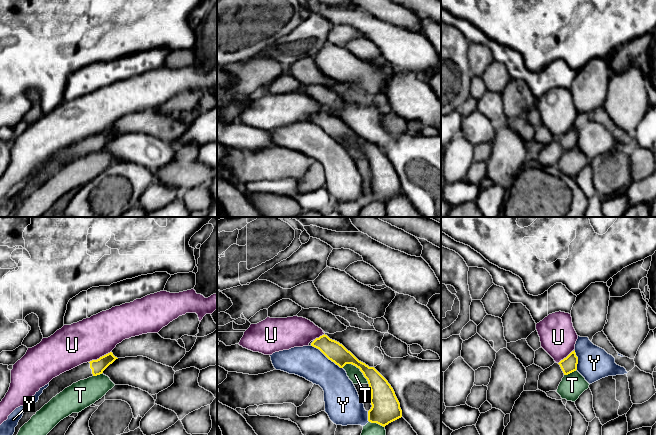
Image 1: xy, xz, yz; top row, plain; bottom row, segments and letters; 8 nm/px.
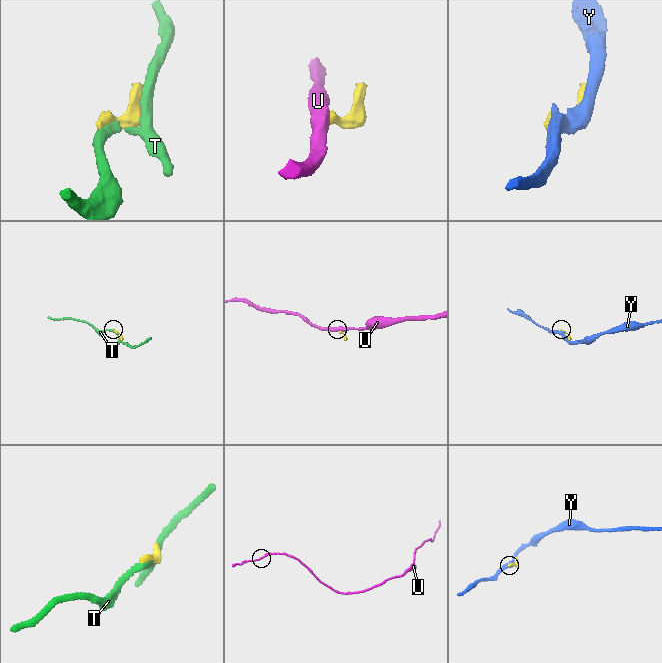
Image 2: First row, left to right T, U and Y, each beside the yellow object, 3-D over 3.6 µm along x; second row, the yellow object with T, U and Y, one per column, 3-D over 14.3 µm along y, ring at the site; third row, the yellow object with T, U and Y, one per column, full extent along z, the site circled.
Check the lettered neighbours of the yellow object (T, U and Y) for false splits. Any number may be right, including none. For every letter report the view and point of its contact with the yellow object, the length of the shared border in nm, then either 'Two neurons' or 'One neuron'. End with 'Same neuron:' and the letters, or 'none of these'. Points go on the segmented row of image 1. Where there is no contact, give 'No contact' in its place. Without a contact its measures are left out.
T: Touches yellow at xz (358, 367). Shared border 260 nm. Two neurons
U: Touches yellow at xy (100, 357). Shared border 200 nm. Two neurons
Y: Touches yellow at xz (326, 356). Shared border 320 nm. Two neurons
Same neuron: none of these

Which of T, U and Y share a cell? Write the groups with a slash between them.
T / U / Y

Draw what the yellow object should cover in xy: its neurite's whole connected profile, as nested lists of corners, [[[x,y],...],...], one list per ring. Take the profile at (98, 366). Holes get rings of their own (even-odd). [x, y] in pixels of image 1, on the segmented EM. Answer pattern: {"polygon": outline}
{"polygon": [[[110,352],[97,360],[83,363],[53,378],[49,382],[49,386],[44,389],[43,393],[39,396],[39,400],[36,403],[32,403],[31,406],[23,413],[22,418],[15,427],[13,435],[17,435],[20,428],[27,423],[37,411],[39,411],[45,404],[47,404],[53,397],[62,392],[65,388],[80,380],[102,374],[103,371],[116,359],[118,358]]]}

